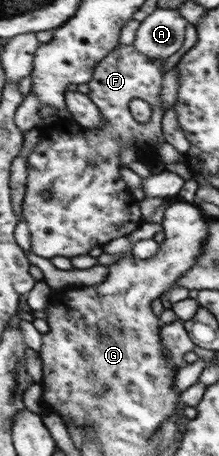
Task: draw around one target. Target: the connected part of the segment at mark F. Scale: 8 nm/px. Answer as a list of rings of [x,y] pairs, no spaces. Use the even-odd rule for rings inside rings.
[[[133,44],[116,46],[96,66],[92,78],[86,83],[90,91],[87,95],[99,108],[102,121],[101,128],[91,130],[77,123],[72,117],[60,117],[49,124],[39,127],[40,142],[27,155],[26,197],[22,203],[22,217],[27,222],[30,233],[31,254],[51,259],[51,257],[77,257],[87,255],[94,247],[102,247],[112,239],[123,237],[134,232],[143,223],[139,203],[141,196],[131,193],[126,181],[119,172],[120,151],[129,146],[133,148],[138,159],[145,165],[161,162],[155,145],[165,141],[162,134],[161,119],[167,109],[160,100],[162,86],[163,61],[151,59],[138,51]],[[133,99],[143,99],[152,108],[152,115],[147,123],[137,122],[129,111],[129,103]],[[43,191],[49,191],[53,199],[45,201],[41,197]]]

